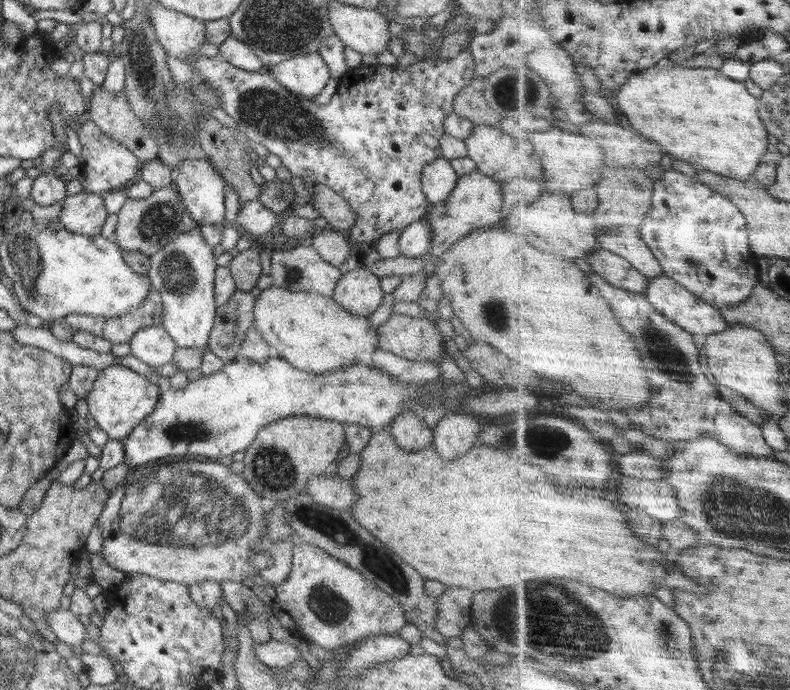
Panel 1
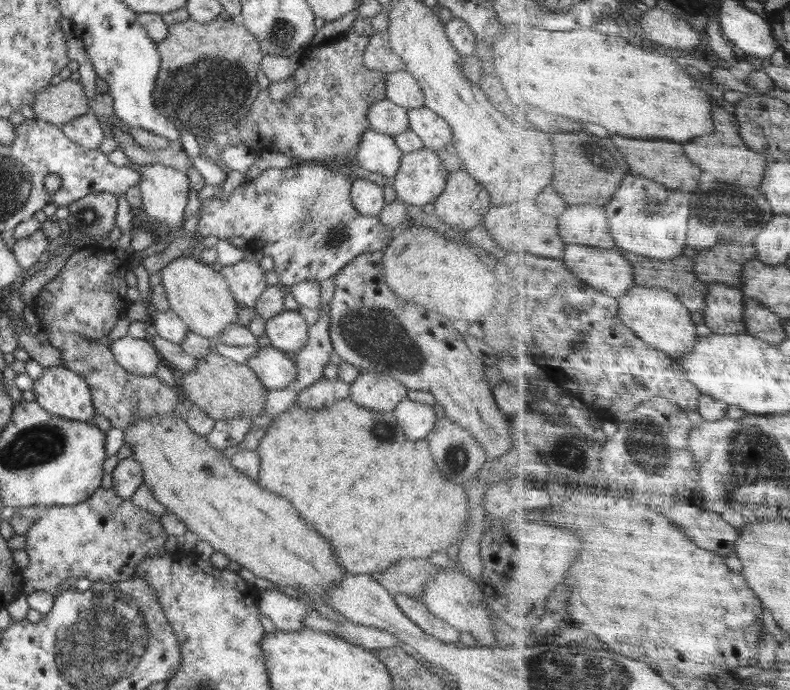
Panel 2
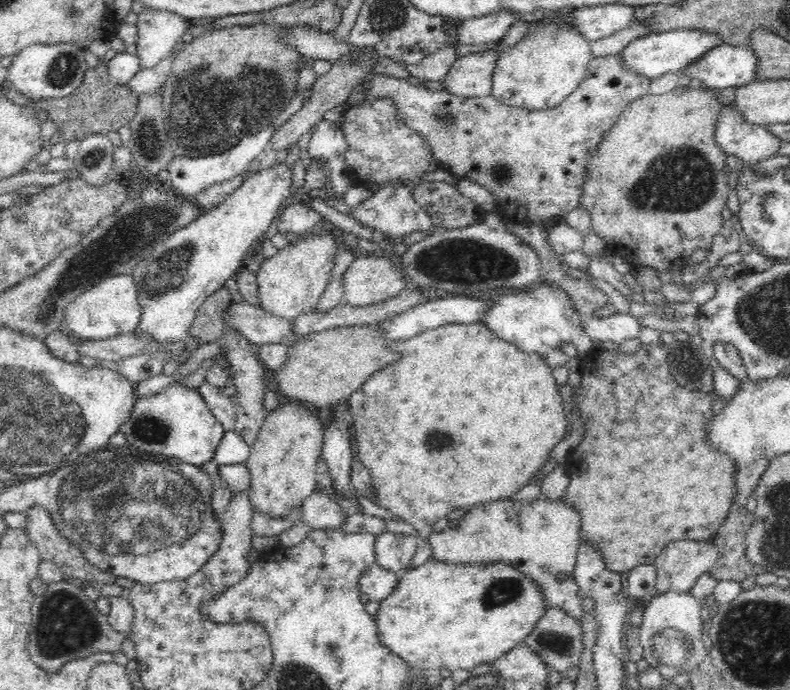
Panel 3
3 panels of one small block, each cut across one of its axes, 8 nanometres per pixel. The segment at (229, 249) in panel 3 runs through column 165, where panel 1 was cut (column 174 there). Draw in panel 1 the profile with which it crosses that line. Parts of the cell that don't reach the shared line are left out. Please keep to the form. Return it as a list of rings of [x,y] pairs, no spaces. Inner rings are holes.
[[[200,226],[188,232],[178,234],[158,252],[150,256],[150,270],[147,272],[152,286],[156,289],[162,301],[162,325],[177,347],[184,349],[206,349],[209,346],[210,332],[216,318],[216,301],[214,298],[216,257],[212,254],[213,248],[204,242],[200,236]]]

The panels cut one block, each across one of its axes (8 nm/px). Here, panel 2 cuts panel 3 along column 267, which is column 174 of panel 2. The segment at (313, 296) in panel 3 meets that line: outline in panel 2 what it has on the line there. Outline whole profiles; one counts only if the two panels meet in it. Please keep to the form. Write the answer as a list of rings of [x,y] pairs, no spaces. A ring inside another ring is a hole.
[[[190,254],[175,258],[162,270],[161,282],[166,289],[166,297],[170,301],[170,308],[186,323],[189,330],[204,336],[212,342],[226,330],[226,326],[238,322],[238,305],[228,281],[222,273],[214,271],[210,265]]]

